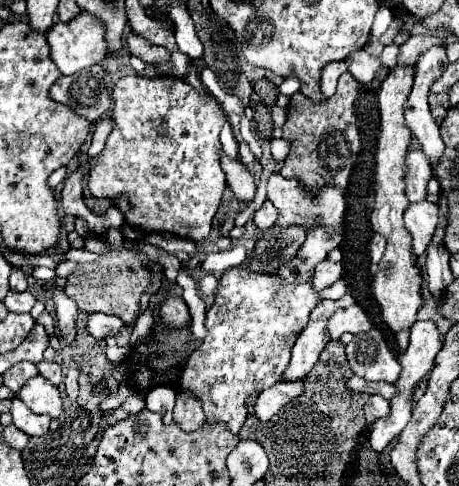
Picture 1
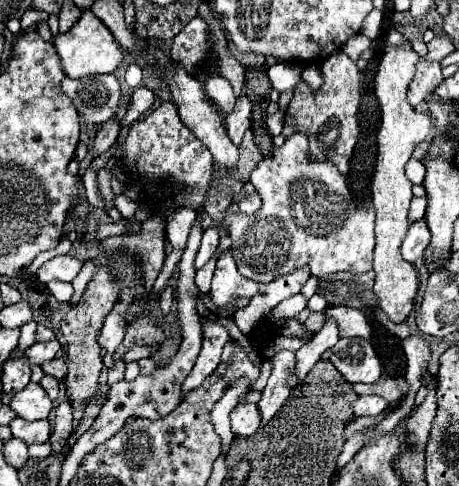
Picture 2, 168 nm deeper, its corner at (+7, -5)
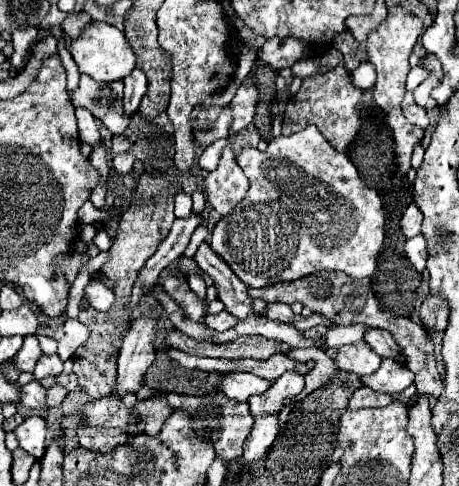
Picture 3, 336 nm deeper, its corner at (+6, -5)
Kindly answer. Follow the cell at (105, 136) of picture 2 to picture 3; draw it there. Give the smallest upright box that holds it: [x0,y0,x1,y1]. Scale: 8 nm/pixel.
[123,69,147,113]

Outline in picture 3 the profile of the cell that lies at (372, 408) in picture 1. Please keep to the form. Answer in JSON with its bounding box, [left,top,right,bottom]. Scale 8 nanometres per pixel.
[349,387,393,411]

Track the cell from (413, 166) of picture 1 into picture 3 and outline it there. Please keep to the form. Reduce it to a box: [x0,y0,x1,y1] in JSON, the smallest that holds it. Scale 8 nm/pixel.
[401,203,423,239]

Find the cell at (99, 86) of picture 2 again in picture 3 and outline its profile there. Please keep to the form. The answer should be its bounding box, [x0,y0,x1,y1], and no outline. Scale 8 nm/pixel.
[71,75,129,135]

